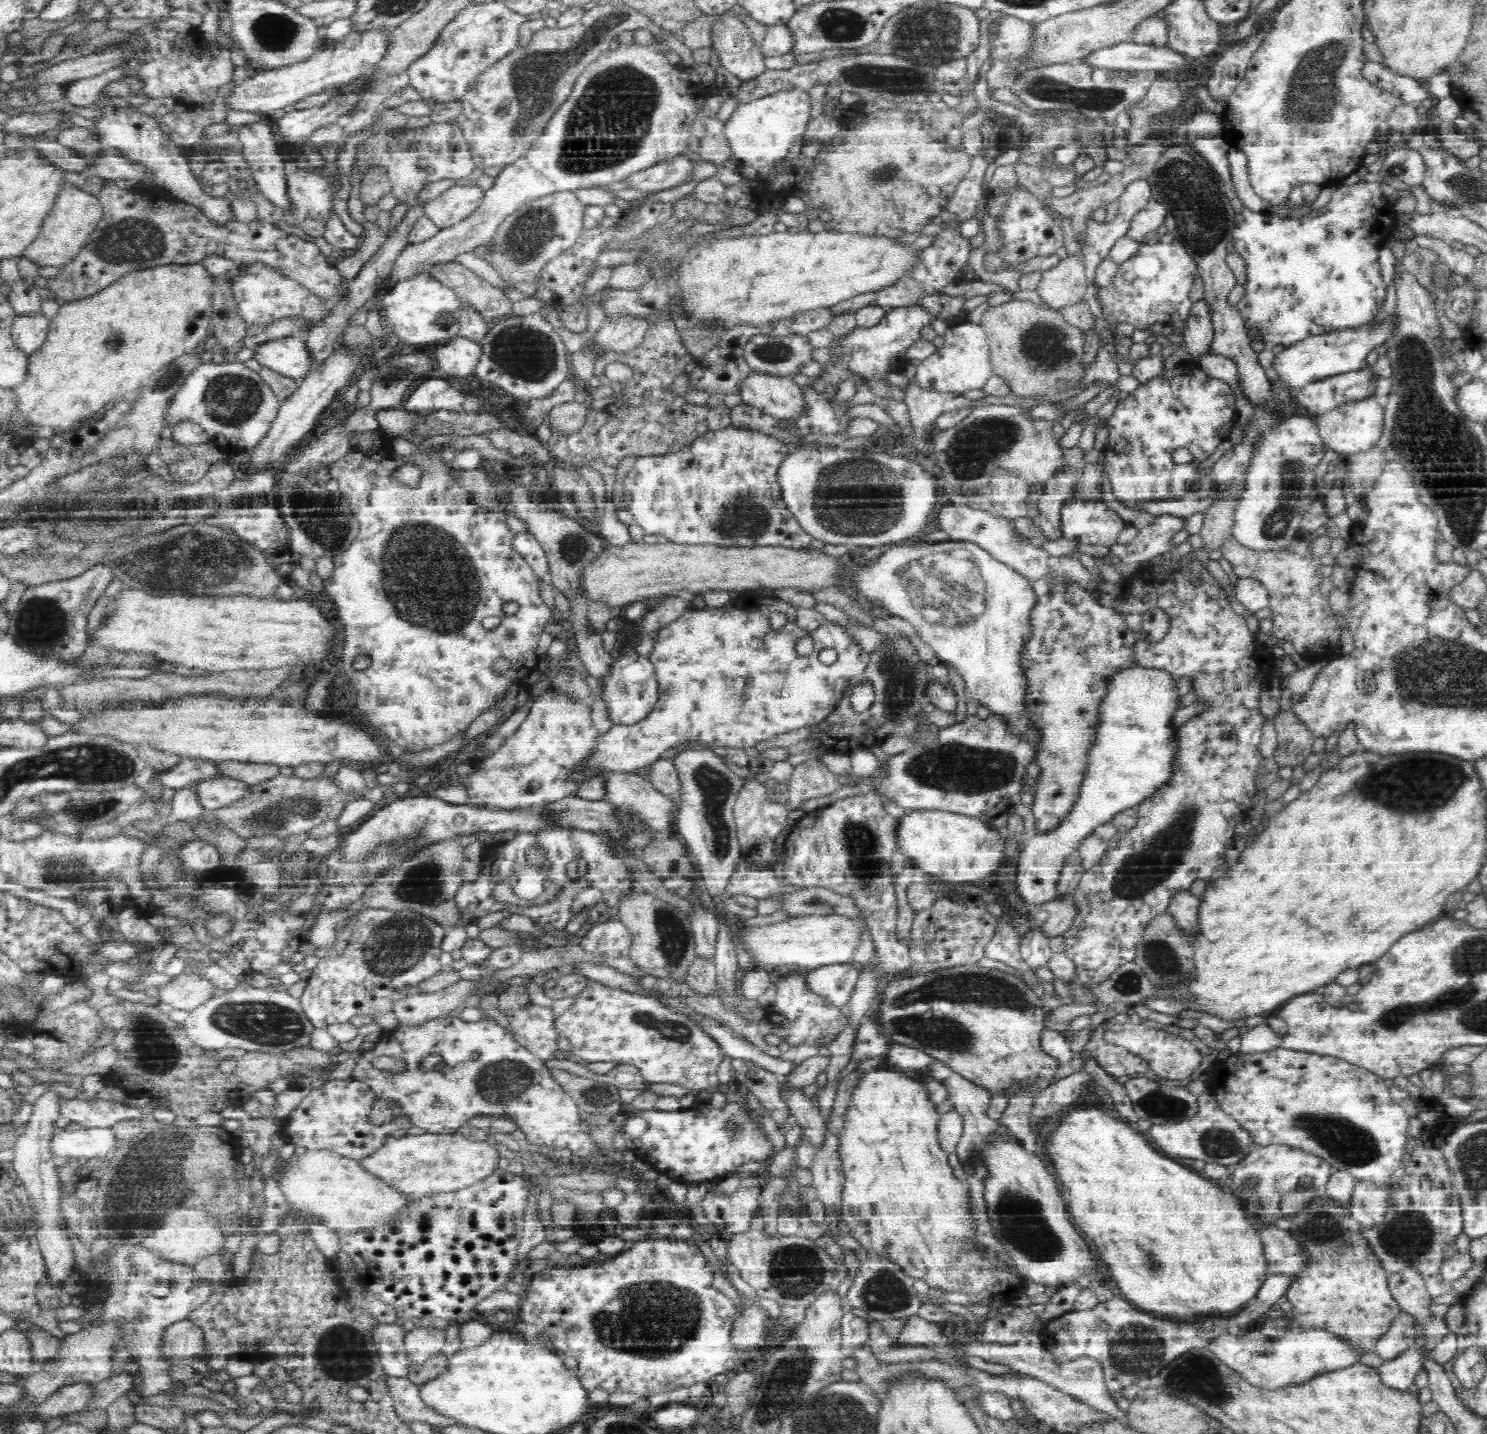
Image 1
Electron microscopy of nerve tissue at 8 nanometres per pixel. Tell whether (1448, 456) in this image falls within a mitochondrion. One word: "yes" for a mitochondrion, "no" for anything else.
yes

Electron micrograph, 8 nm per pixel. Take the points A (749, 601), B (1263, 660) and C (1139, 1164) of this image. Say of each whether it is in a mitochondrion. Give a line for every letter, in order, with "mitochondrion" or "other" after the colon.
A: other
B: other
C: other

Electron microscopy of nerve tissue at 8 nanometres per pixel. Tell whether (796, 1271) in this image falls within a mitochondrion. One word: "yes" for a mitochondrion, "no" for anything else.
yes

